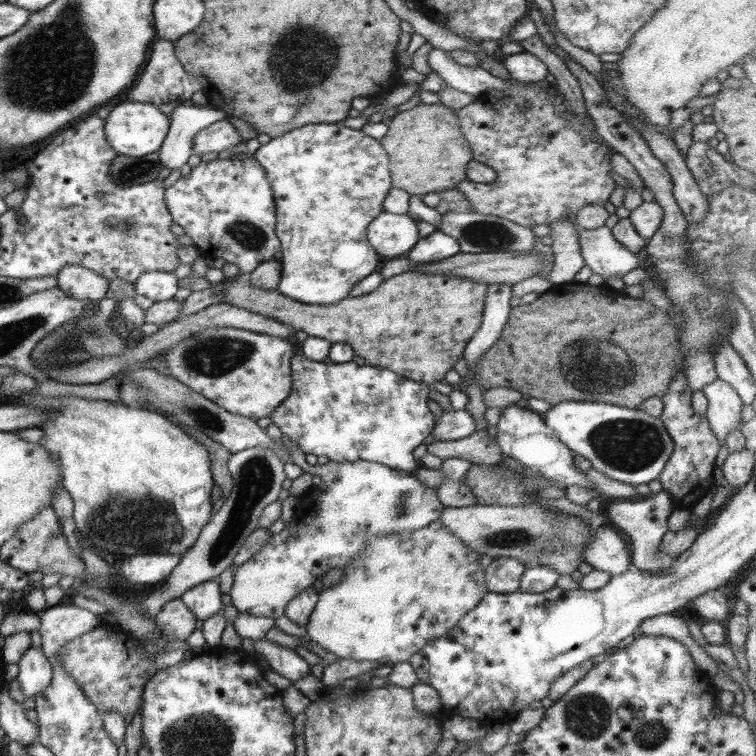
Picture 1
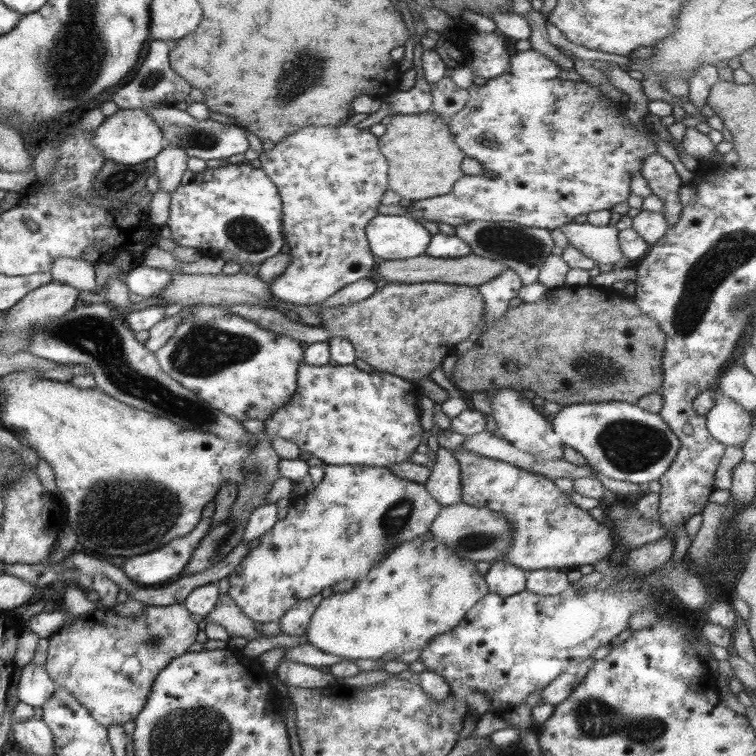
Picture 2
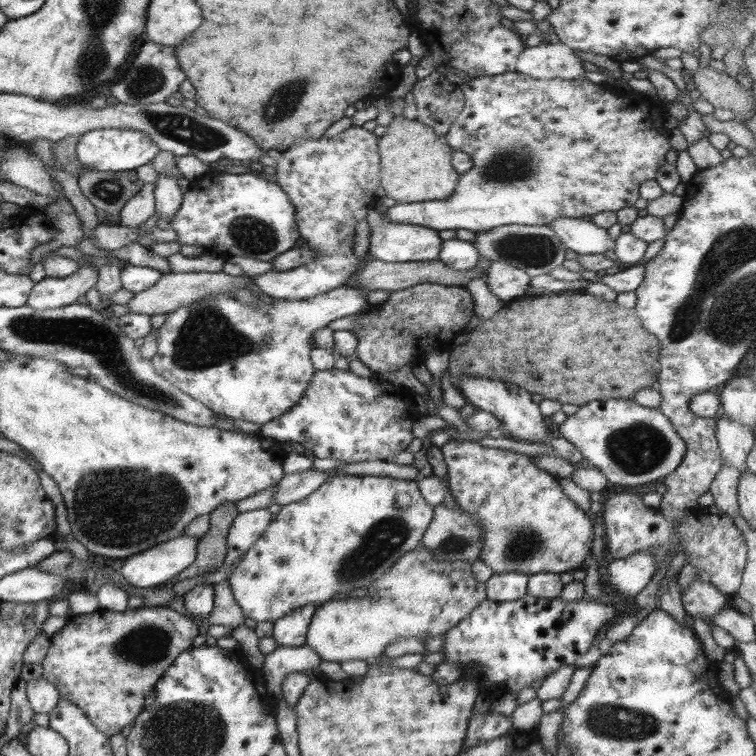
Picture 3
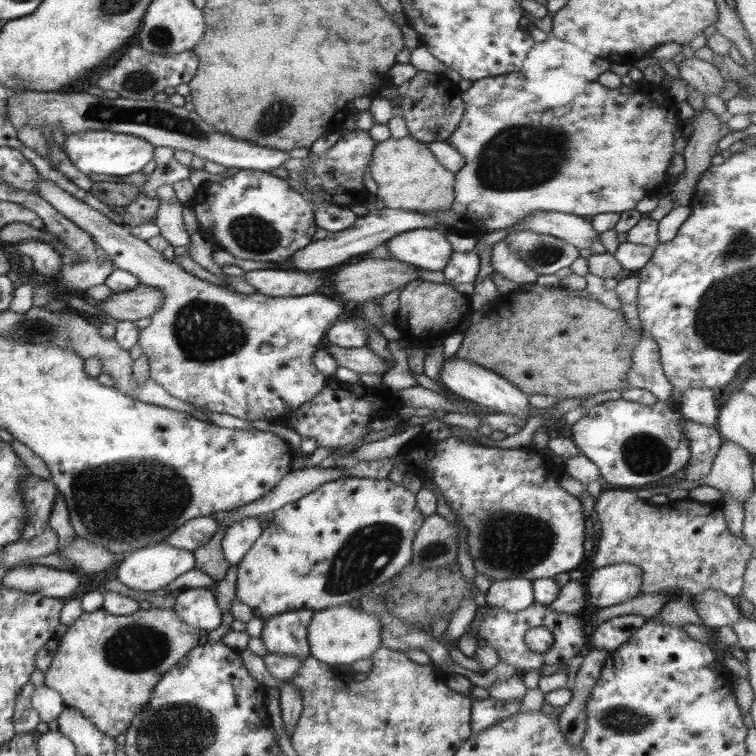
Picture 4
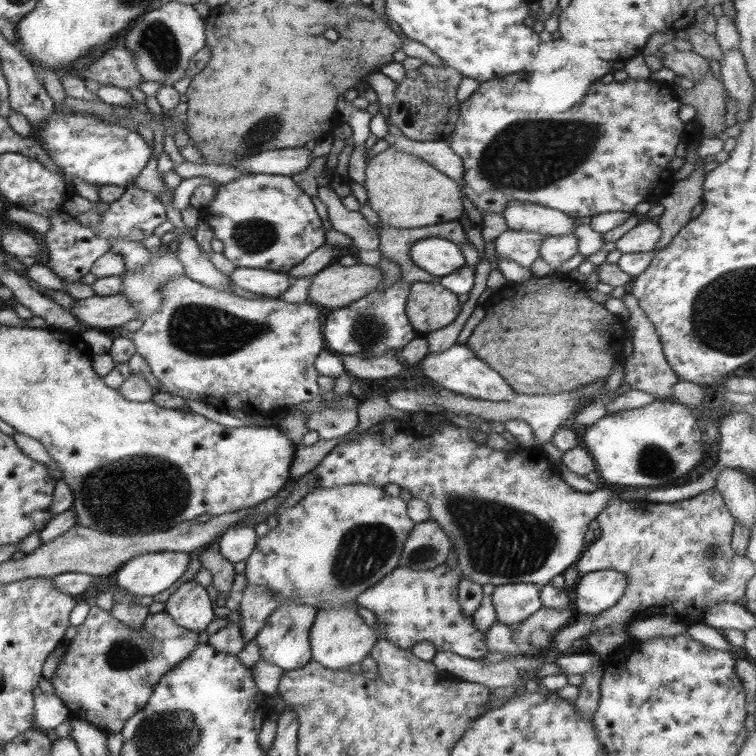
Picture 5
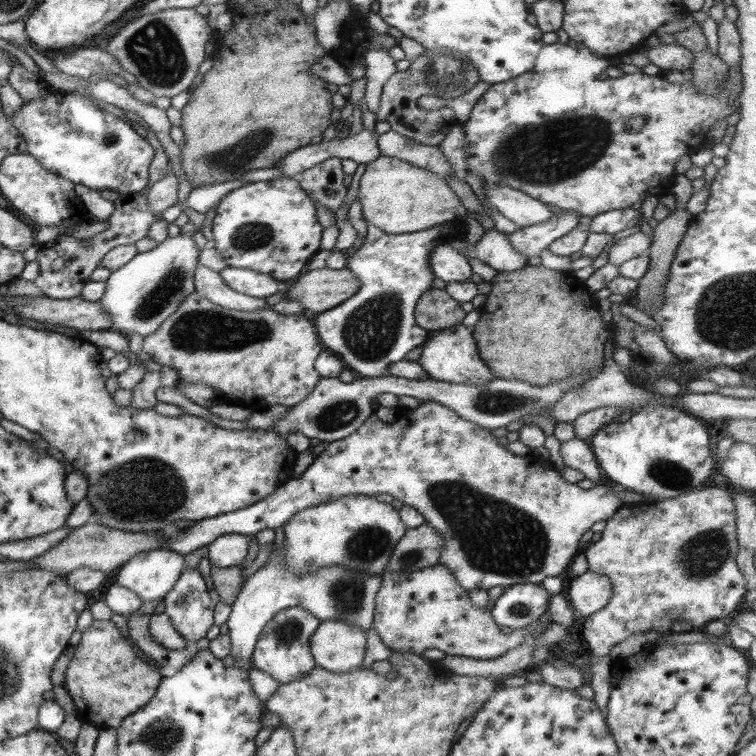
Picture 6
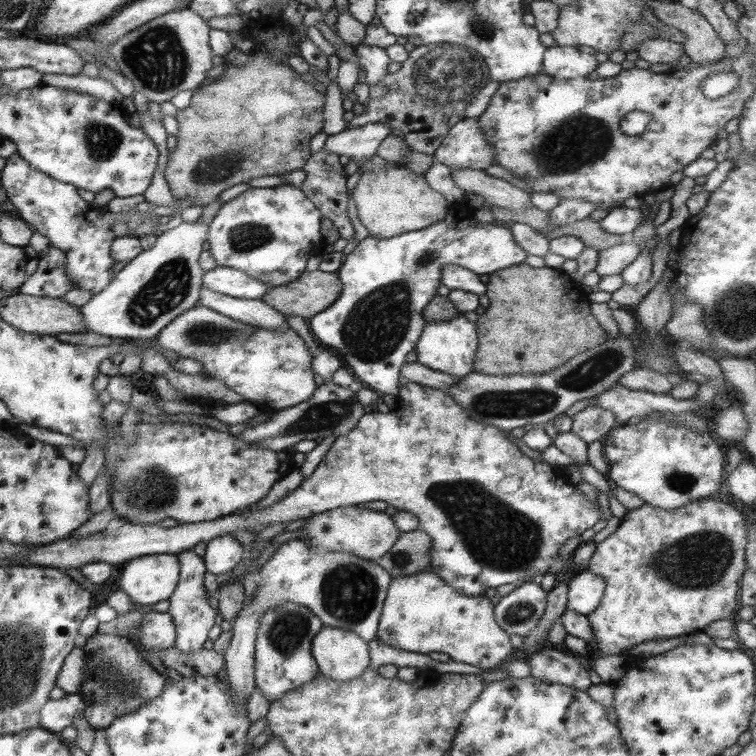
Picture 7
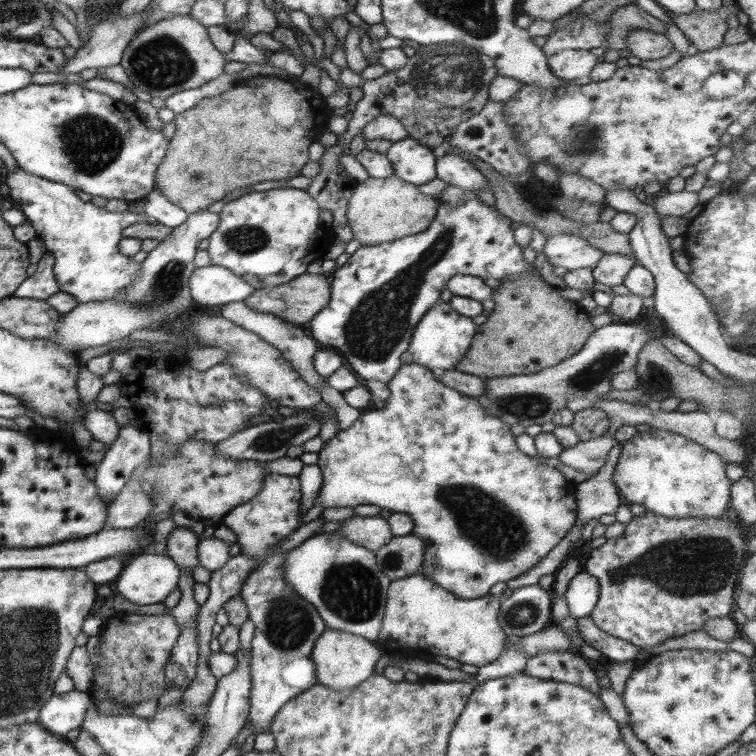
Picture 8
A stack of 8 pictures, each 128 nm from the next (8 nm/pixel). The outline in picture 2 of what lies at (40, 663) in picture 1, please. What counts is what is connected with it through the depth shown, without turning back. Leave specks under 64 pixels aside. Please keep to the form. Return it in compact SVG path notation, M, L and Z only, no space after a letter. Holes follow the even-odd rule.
M27 664L16 678L19 702L40 707L51 696L56 685L49 679L43 665Z

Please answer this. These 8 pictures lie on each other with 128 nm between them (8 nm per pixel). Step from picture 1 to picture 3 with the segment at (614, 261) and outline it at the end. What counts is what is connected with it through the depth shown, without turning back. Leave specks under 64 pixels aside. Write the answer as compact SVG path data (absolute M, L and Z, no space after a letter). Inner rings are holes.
M563 217L556 218L549 226L563 246L578 255L603 254L614 244L605 229L591 221Z

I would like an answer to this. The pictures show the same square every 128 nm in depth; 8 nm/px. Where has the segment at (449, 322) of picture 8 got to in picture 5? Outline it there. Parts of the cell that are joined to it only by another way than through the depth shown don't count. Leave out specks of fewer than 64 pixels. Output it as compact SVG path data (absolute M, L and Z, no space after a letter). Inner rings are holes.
M454 343L445 351L429 353L419 362L422 372L435 382L438 387L454 393L469 394L490 402L514 399L514 390L486 362L479 360L464 344Z

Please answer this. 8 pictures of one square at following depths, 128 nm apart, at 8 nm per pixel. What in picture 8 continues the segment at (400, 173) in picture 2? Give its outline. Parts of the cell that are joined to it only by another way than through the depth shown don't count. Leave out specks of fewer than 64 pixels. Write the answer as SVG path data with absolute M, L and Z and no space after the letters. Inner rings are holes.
M391 175L386 178L369 177L365 182L356 183L349 198L346 217L353 239L363 246L375 246L423 232L436 212L437 202L433 197L421 194L413 184Z

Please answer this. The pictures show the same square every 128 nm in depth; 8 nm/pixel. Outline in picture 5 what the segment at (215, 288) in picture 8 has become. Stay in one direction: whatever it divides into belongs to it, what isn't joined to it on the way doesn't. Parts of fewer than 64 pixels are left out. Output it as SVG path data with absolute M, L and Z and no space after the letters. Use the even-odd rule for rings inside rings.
M235 268L228 278L241 290L248 290L270 299L277 299L292 283L286 274L259 268Z

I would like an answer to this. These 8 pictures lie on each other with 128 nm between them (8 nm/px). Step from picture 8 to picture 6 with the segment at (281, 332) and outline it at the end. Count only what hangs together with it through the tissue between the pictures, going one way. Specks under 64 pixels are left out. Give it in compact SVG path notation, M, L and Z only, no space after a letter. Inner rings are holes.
M198 261L195 272L193 272L193 284L194 290L202 294L210 303L218 304L226 309L254 311L269 307L264 299L231 290L223 282L219 273L201 266Z

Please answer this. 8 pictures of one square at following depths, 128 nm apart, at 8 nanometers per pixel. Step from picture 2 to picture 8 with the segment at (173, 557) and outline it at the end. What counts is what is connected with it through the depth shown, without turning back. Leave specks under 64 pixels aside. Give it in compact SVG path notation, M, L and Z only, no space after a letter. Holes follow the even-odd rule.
M140 553L113 580L116 594L138 606L162 603L177 588L180 568L165 554Z

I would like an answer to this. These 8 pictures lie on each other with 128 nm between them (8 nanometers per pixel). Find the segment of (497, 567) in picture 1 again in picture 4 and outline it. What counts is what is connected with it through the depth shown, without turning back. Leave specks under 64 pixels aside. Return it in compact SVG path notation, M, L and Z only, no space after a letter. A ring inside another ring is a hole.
M526 578L491 581L484 597L486 606L493 606L503 612L521 612L534 602L531 581Z

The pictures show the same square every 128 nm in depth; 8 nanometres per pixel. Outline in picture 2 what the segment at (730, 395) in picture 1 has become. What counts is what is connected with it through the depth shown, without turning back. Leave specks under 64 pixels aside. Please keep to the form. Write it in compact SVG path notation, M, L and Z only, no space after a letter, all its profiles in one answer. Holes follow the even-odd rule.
M719 388L714 390L713 398L713 408L703 417L703 419L706 420L705 423L708 433L717 440L717 442L723 443L725 446L741 447L743 441L749 434L750 428L752 427L751 424L754 423L754 416L745 412L737 402L725 396Z

